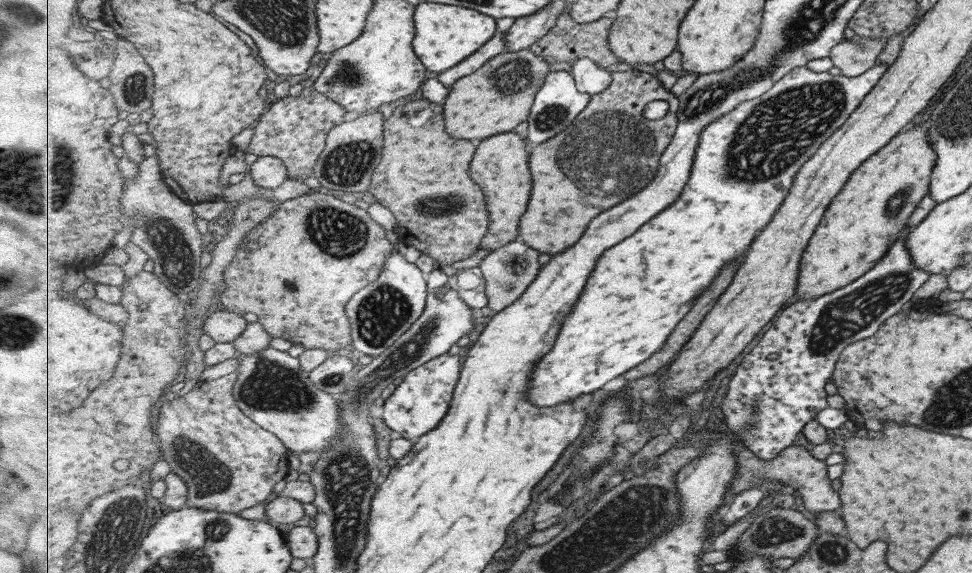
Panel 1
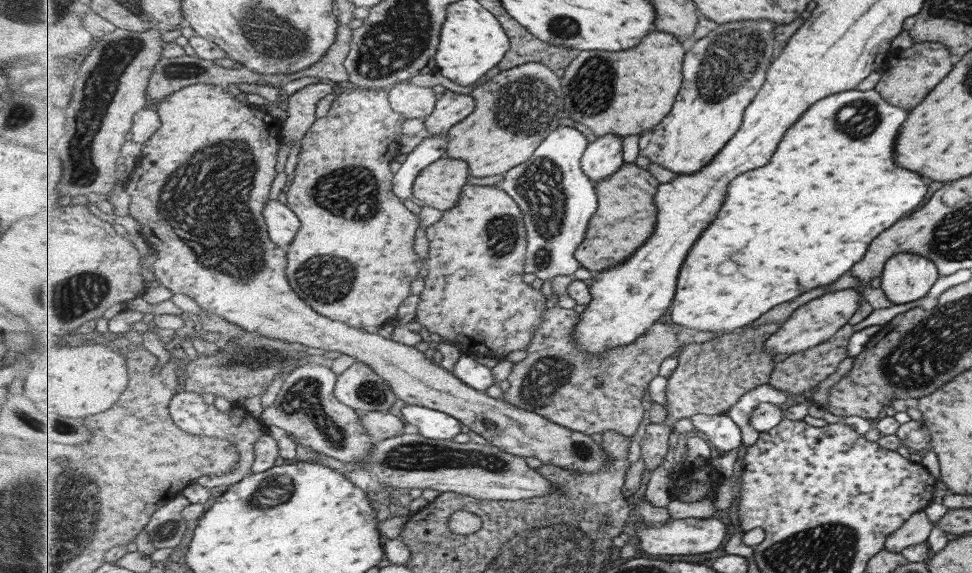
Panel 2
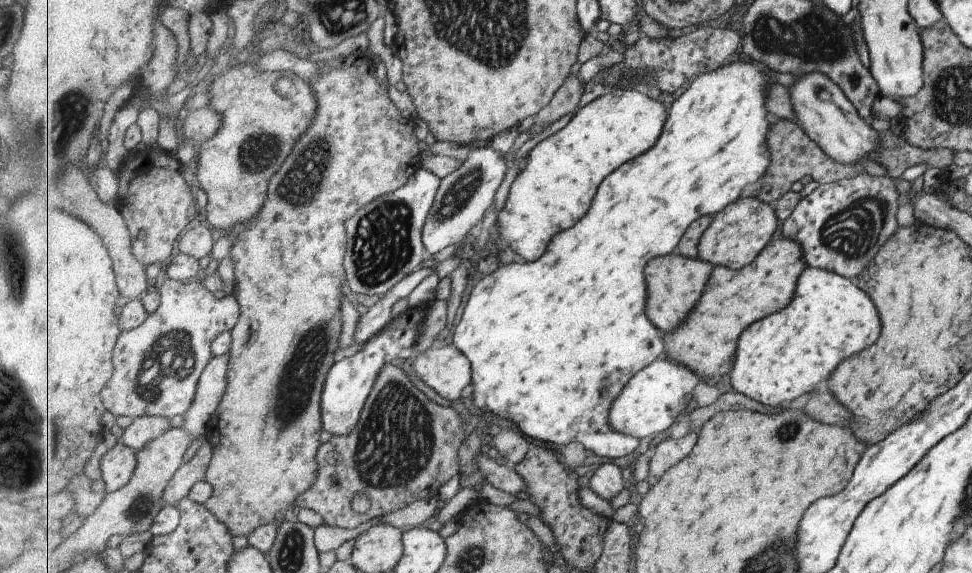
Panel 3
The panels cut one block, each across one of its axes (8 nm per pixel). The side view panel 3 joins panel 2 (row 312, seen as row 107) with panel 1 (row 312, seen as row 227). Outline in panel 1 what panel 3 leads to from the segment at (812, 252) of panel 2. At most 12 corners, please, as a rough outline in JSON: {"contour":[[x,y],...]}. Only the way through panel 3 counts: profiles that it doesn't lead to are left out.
{"contour":[[789,72],[701,132],[597,266],[530,402],[660,352],[876,85]]}

